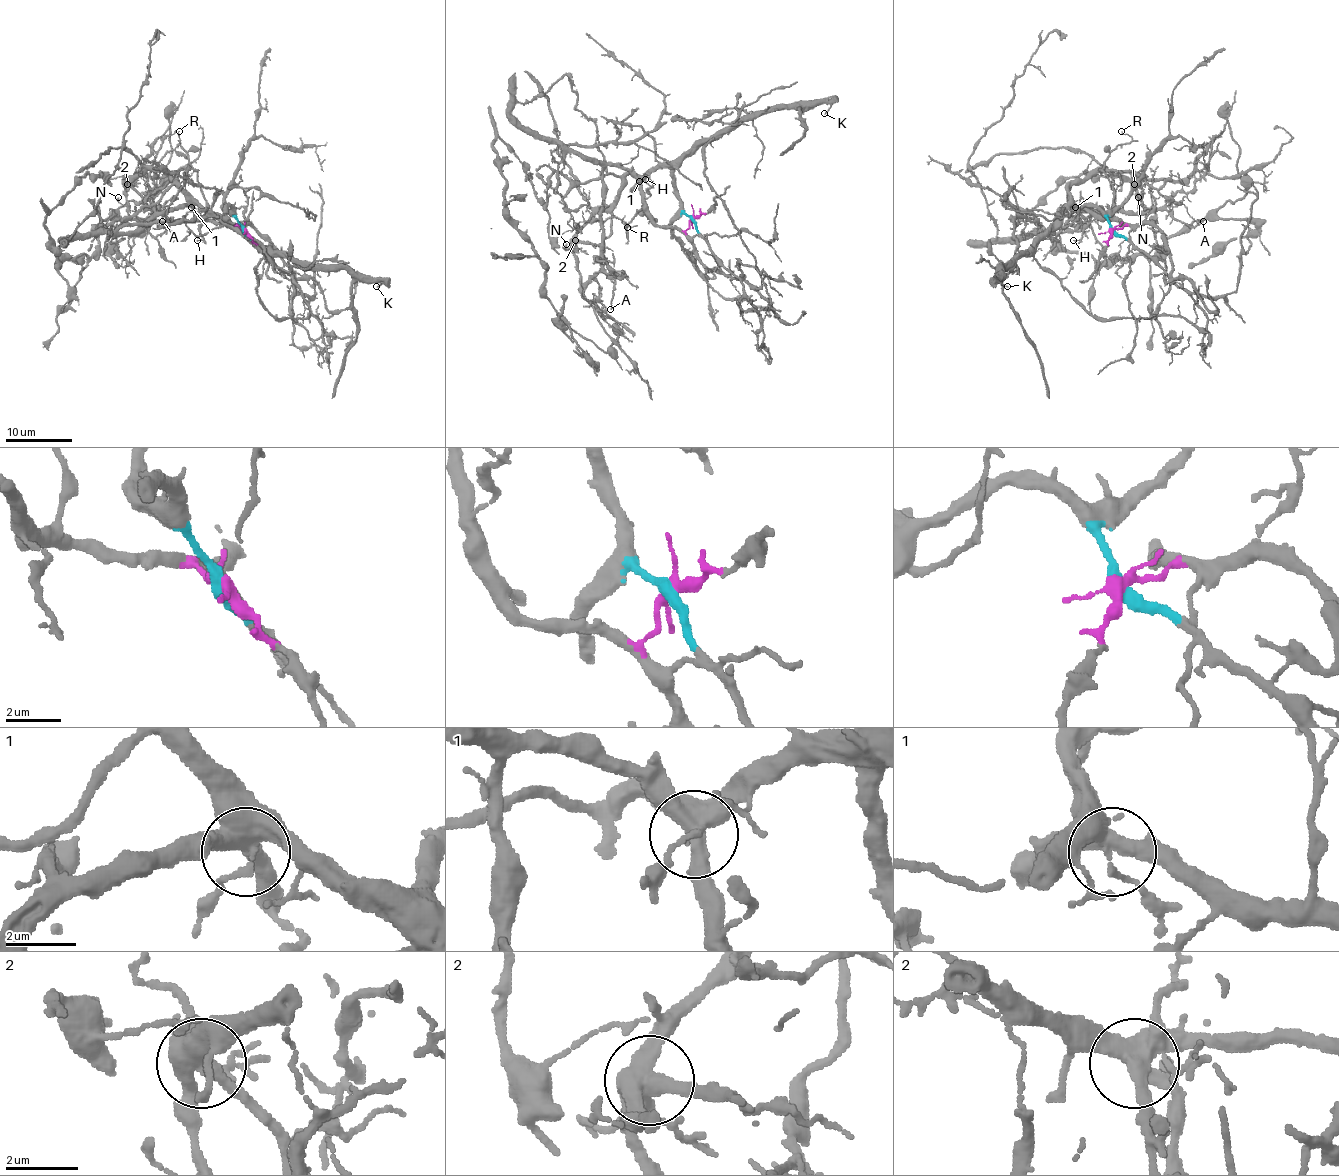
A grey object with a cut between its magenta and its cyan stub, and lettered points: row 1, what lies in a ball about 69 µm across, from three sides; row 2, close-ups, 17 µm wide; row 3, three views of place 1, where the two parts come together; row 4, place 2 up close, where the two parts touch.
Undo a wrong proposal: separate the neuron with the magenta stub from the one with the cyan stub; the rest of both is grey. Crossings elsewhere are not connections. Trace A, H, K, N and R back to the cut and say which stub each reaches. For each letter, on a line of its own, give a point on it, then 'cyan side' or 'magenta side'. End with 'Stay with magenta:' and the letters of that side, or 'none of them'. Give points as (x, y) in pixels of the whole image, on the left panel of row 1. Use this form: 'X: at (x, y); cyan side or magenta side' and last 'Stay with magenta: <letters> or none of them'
A: at (162, 221); magenta side
H: at (197, 240); magenta side
K: at (376, 286); cyan side
N: at (118, 197); cyan side
R: at (179, 131); magenta side
Stay with magenta: A, H, R

